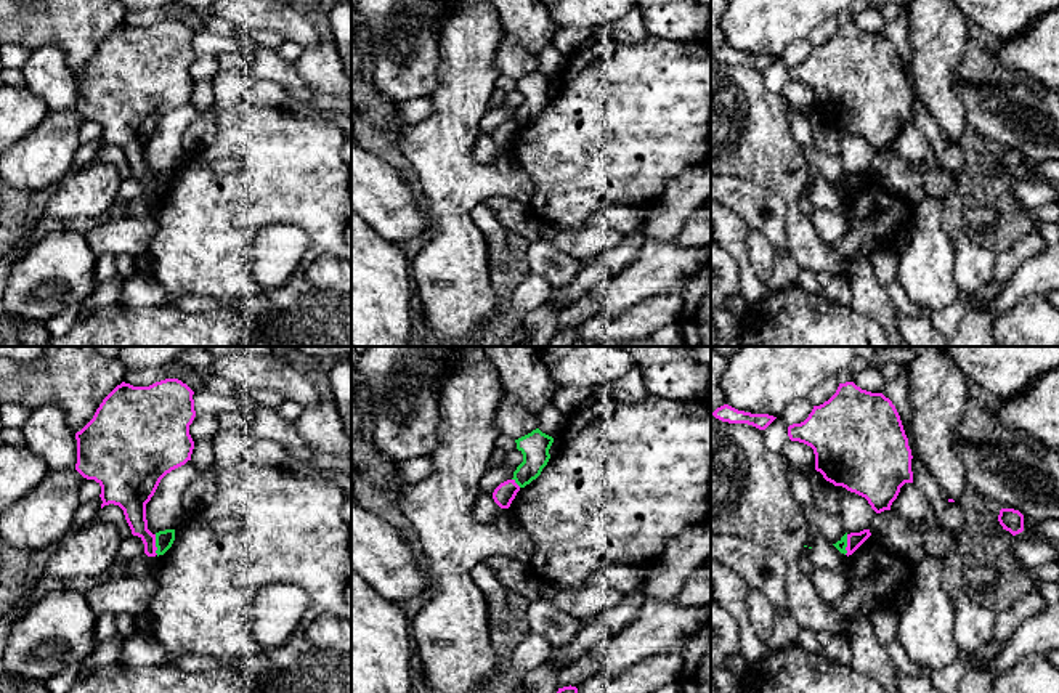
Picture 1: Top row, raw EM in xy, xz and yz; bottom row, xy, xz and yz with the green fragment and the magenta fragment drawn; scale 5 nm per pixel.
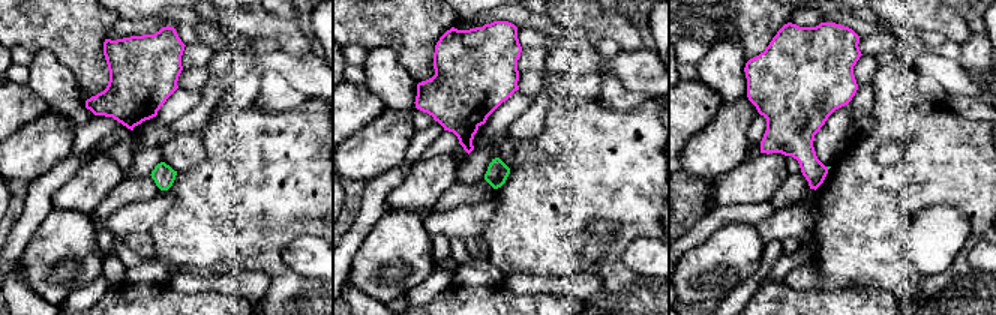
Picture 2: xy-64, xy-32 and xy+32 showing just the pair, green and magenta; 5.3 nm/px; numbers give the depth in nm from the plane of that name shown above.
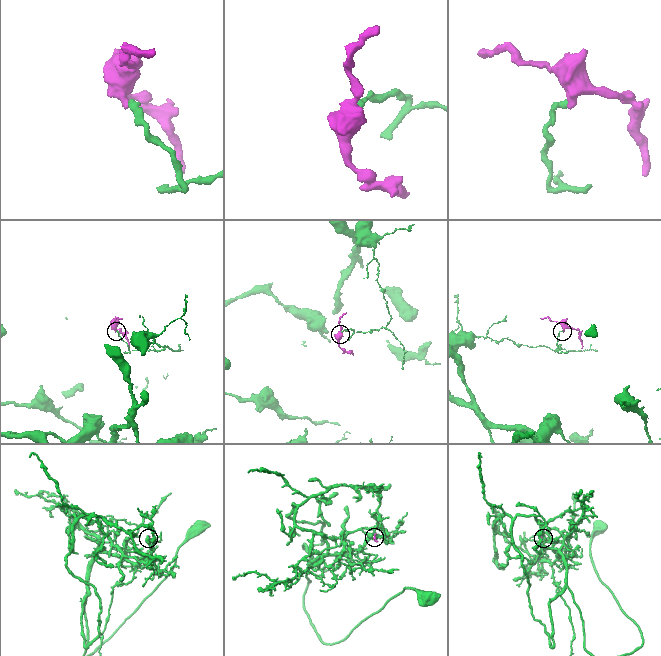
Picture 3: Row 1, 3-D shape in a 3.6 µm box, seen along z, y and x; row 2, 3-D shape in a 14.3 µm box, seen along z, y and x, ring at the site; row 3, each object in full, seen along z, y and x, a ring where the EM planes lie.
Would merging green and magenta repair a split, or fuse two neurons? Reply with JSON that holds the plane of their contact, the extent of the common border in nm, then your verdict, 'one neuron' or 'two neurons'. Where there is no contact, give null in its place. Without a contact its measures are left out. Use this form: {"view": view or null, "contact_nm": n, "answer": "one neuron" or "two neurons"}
{"view": "xy", "contact_nm": 110, "answer": "two neurons"}

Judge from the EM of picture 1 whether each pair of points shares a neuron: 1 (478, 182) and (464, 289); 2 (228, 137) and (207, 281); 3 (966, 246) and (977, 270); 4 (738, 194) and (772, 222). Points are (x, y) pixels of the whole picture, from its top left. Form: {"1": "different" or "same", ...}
{"1": "same", "2": "same", "3": "same", "4": "same"}

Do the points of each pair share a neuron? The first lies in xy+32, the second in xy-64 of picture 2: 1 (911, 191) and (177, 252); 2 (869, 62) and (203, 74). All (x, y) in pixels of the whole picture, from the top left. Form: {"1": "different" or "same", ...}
{"1": "same", "2": "different"}

